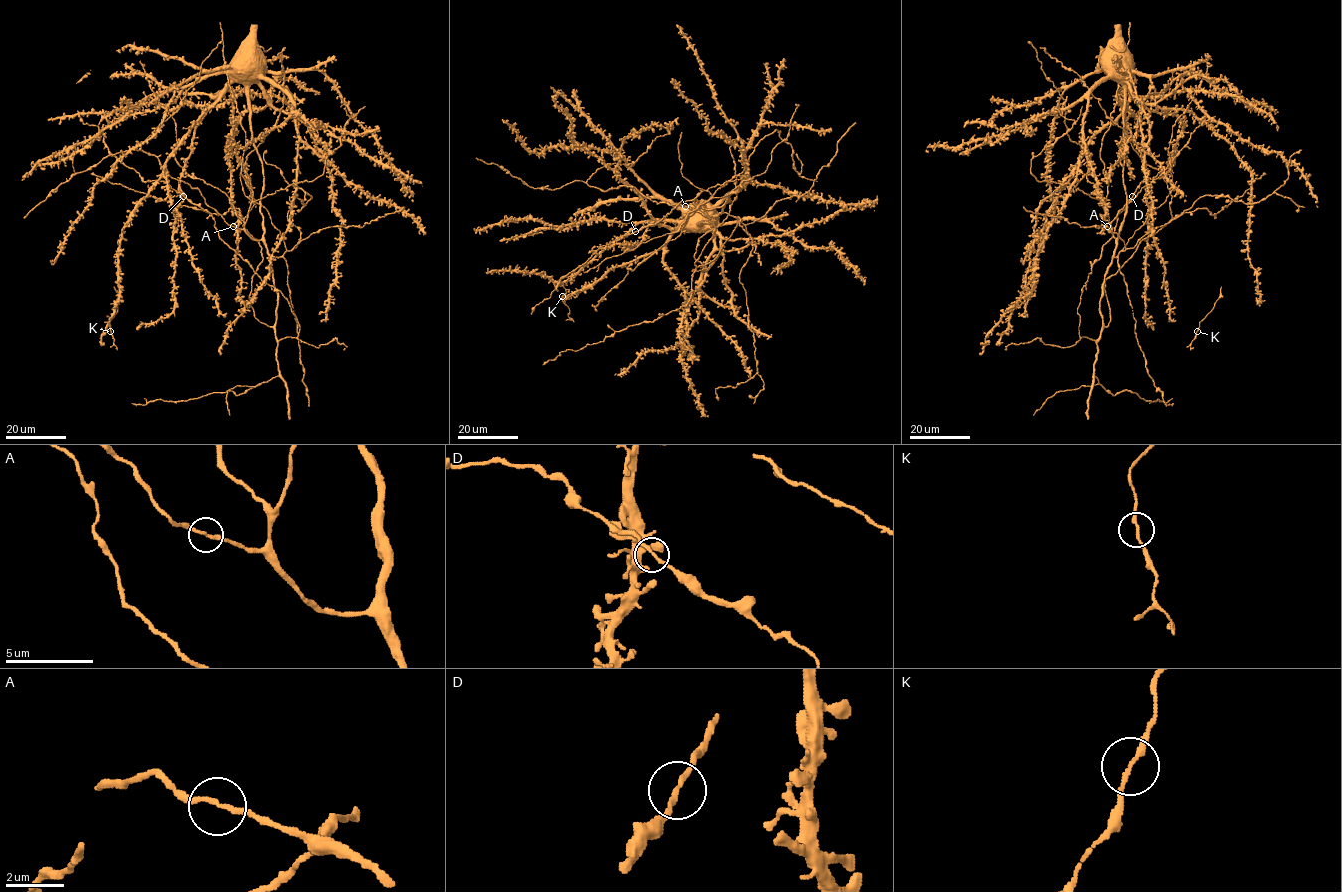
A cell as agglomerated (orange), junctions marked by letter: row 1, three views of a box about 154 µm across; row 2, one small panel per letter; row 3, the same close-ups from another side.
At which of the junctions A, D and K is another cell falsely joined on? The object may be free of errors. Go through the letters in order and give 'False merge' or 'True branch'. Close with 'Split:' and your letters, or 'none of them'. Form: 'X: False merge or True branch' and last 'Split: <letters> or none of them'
A: True branch
D: True branch
K: True branch
Split: none of them

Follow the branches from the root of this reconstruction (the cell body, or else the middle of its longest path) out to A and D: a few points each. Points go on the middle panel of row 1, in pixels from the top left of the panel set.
A: (703, 218), (695, 224), (679, 219), (696, 206), (695, 199), (697, 206), (705, 206), (685, 206)
D: (703, 218), (701, 230), (702, 222), (715, 223), (731, 192), (751, 177), (702, 191), (635, 231)

